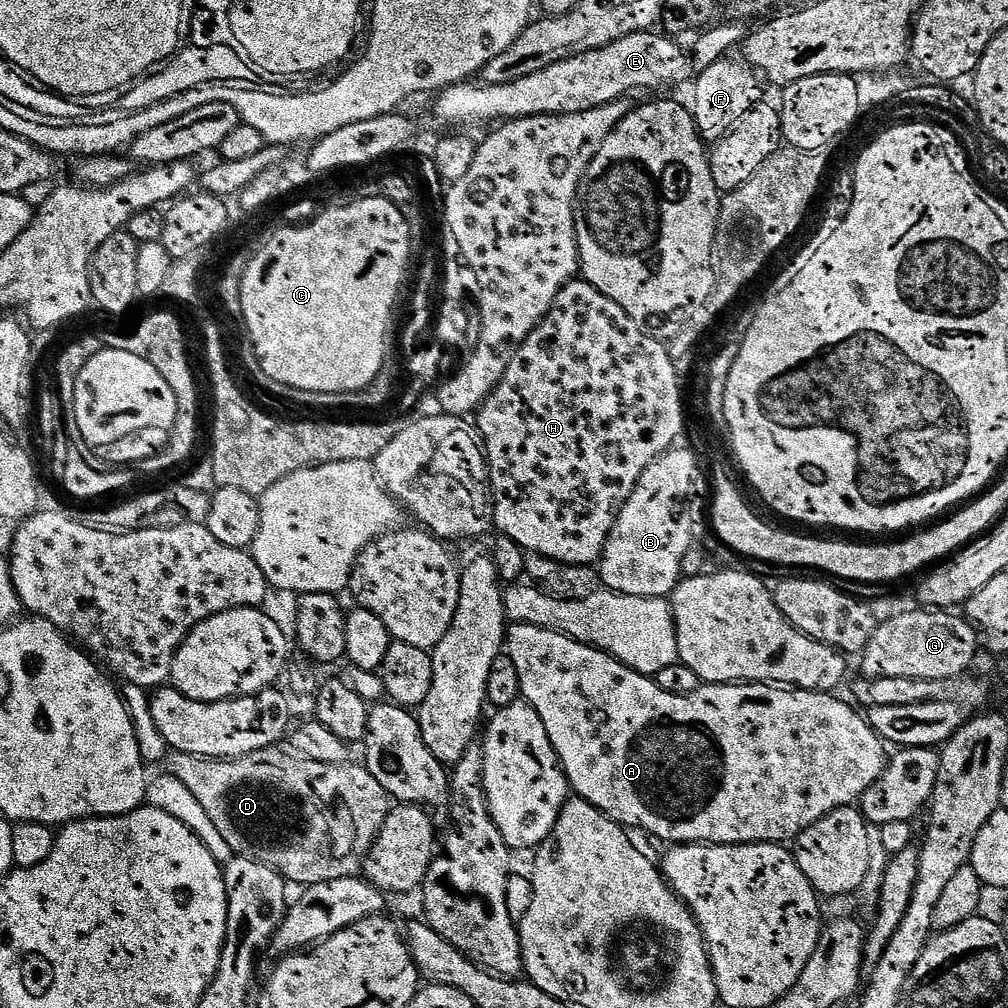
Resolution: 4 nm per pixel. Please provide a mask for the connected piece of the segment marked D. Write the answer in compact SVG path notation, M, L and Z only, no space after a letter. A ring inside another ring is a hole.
M280 746L263 748L249 756L238 756L235 760L211 760L205 756L169 751L166 759L166 767L168 766L166 772L167 775L178 778L178 782L186 782L186 787L193 792L194 798L198 798L198 802L206 809L206 814L210 814L214 826L218 826L222 838L226 838L226 846L230 846L233 856L262 862L273 868L279 876L284 877L285 881L291 882L293 885L295 885L294 883L300 884L299 886L334 882L338 878L346 878L347 876L360 876L364 867L364 857L372 848L372 843L376 841L376 836L382 830L390 811L390 797L387 790L382 786L382 782L378 782L378 778L374 778L374 774L368 772L363 763L323 764L322 762L306 760L303 756L295 755L288 750L283 752L282 749L283 747Z

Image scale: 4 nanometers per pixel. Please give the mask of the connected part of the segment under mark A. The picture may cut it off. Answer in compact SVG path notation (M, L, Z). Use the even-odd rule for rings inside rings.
M509 623L506 628L506 654L518 670L520 695L542 718L546 734L554 746L564 767L569 789L579 799L590 802L602 814L606 814L615 824L625 829L641 828L660 840L669 840L669 845L678 844L778 844L795 841L796 835L818 822L826 814L839 808L855 805L864 791L884 773L886 755L885 741L869 726L865 713L857 710L851 703L839 700L839 695L831 692L807 692L801 688L773 686L770 684L704 684L694 694L679 696L666 694L655 679L630 670L613 656L599 652L588 644L578 642L569 636L551 632L529 624Z

